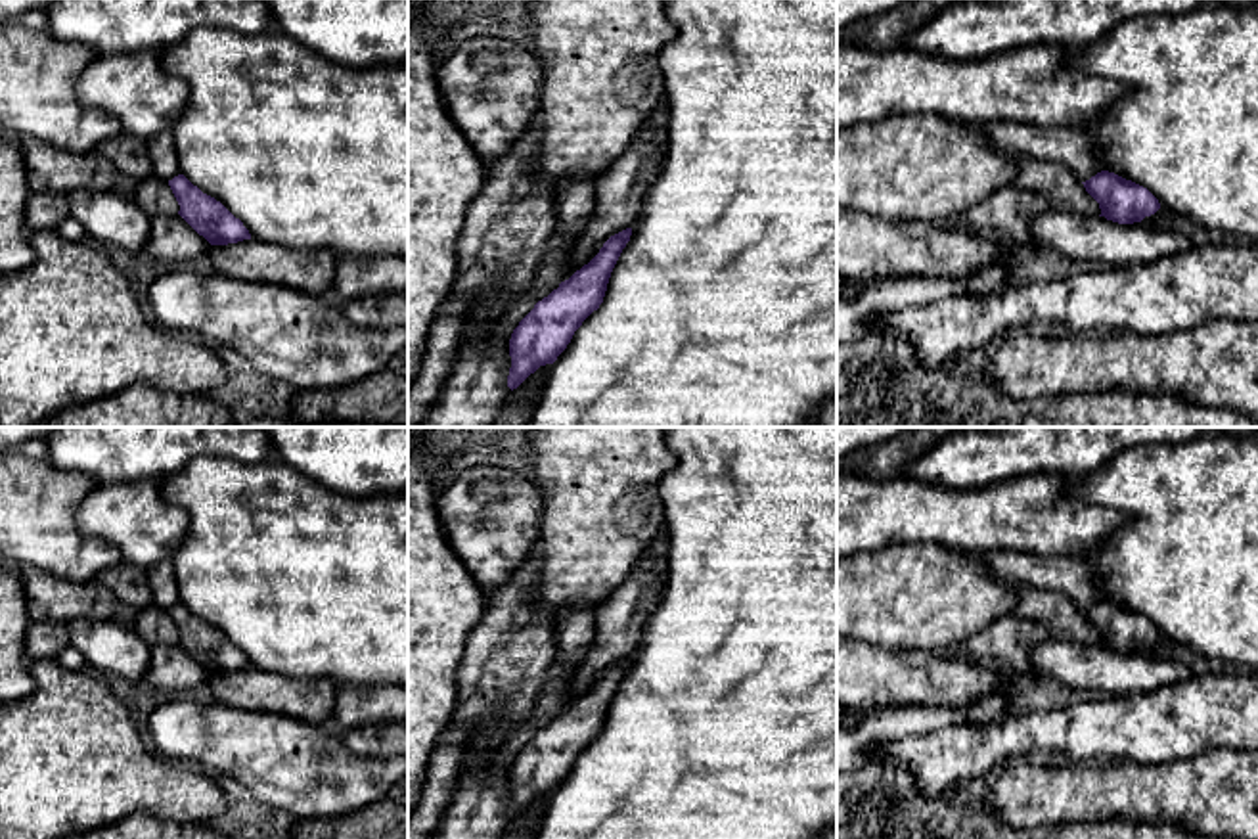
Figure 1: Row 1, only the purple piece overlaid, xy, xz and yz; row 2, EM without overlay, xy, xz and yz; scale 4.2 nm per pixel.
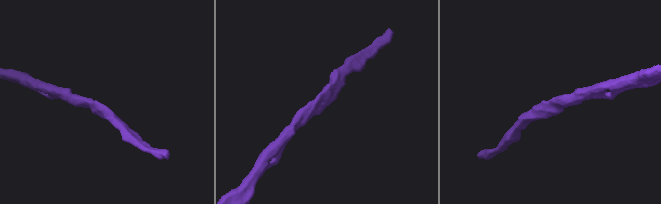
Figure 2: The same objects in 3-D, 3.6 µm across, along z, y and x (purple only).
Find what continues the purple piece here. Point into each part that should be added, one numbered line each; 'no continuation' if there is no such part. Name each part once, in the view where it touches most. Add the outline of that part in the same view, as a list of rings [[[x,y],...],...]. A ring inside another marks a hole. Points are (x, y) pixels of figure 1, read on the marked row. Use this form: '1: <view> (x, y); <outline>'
no continuation

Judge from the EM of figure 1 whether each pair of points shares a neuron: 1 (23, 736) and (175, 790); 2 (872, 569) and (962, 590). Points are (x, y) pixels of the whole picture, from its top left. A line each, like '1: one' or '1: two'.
1: one
2: one

